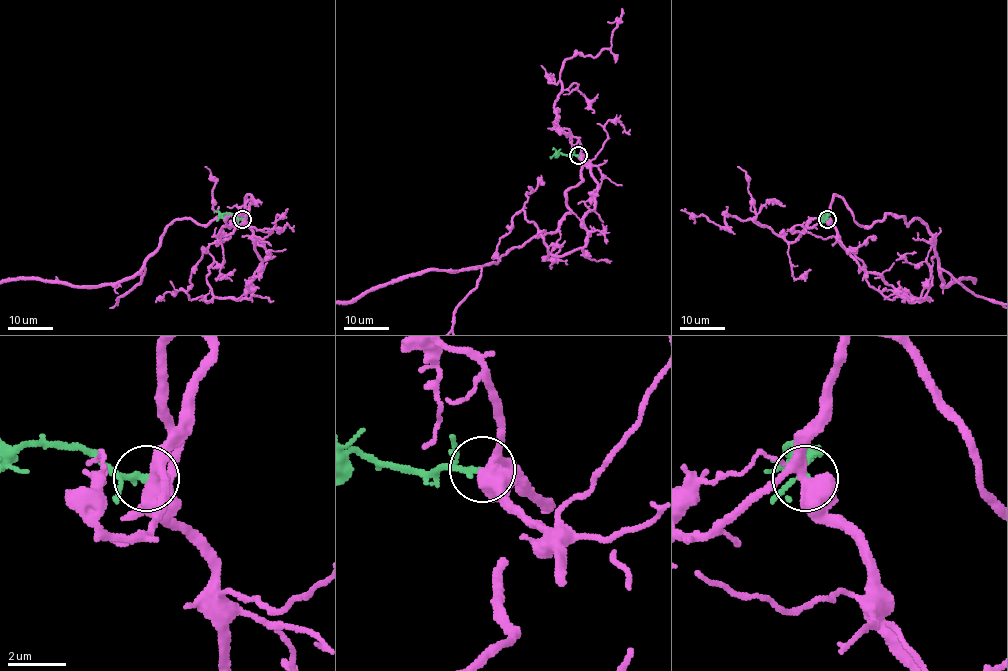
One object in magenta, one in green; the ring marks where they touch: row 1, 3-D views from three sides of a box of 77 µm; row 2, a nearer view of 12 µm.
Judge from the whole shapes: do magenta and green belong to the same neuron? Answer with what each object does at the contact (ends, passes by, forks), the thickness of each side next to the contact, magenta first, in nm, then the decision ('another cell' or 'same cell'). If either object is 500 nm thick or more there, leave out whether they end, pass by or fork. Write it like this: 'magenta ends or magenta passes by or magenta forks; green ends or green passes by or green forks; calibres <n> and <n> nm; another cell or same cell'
magenta forks; green passes by; calibres 420 and 170 nm; another cell

